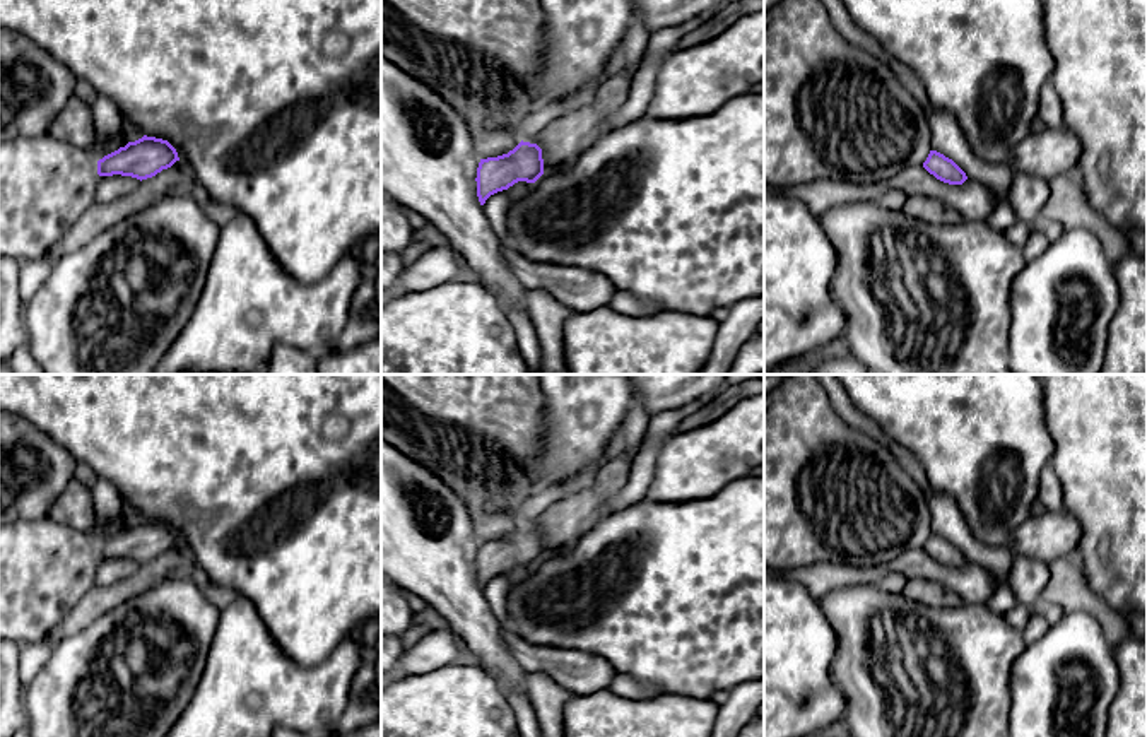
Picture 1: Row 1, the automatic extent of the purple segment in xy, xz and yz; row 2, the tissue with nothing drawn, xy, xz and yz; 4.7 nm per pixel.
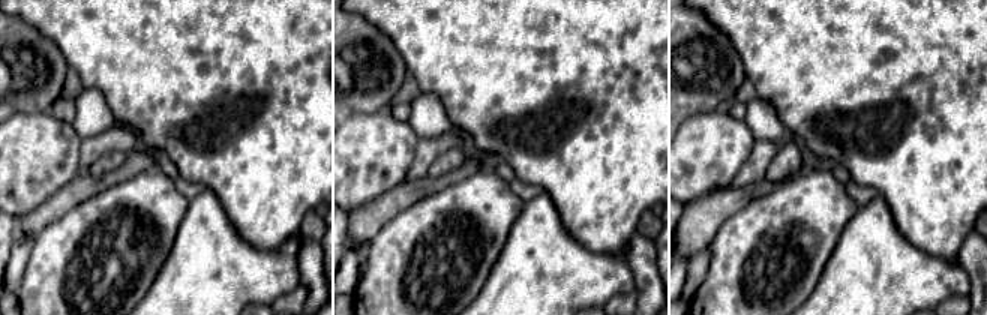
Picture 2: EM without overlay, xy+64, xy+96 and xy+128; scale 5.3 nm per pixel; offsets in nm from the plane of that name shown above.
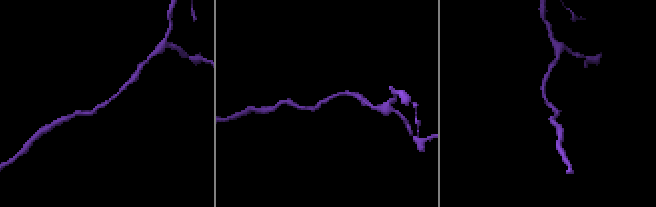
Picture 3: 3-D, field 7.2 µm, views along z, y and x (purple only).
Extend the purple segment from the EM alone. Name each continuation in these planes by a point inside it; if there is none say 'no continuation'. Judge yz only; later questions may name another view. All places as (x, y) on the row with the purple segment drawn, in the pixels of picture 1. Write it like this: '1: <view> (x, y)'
no continuation

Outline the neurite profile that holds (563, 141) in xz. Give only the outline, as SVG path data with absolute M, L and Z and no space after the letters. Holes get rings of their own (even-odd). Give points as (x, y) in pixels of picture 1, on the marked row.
M622 70L605 79L590 104L559 116L540 133L521 139L542 149L544 173L571 166L605 130L614 127L634 74Z

